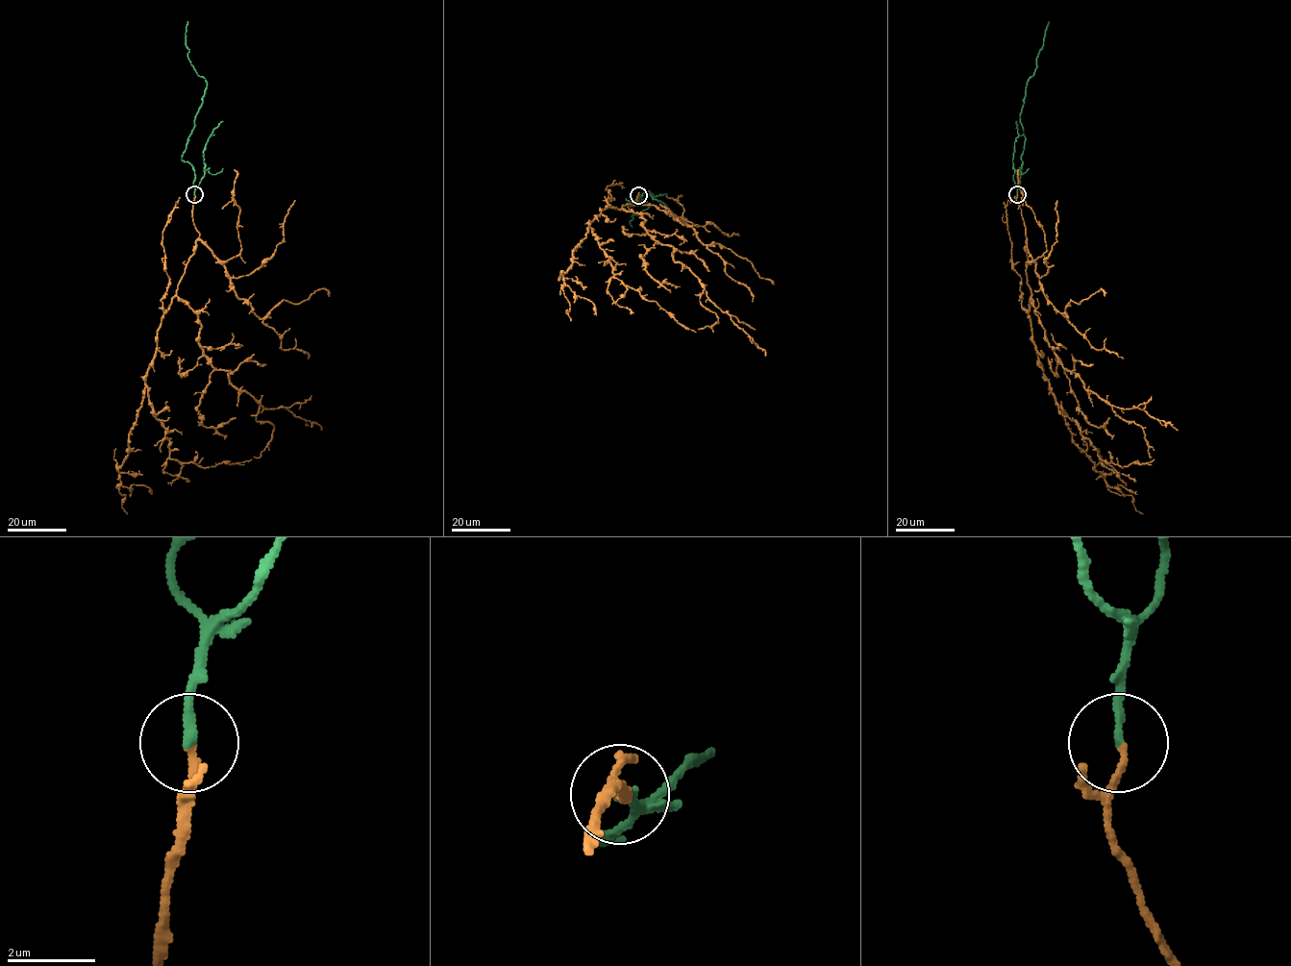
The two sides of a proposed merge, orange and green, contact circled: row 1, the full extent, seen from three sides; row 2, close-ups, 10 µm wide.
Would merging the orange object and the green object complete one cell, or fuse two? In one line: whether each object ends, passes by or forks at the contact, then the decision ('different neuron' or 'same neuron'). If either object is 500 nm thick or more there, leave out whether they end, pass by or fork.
orange ends there; green ends there; same neuron

